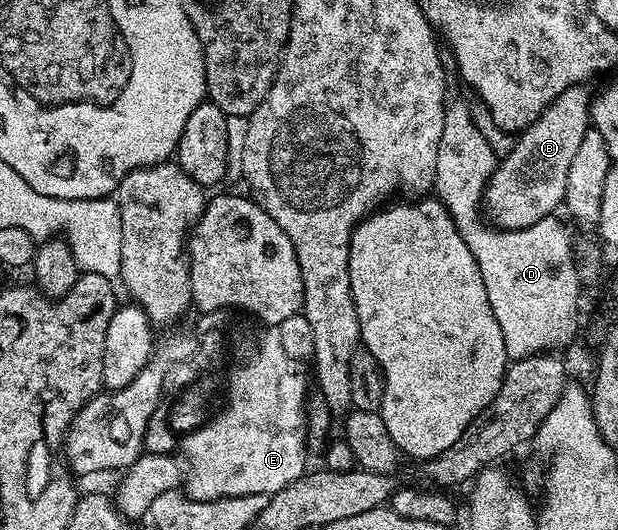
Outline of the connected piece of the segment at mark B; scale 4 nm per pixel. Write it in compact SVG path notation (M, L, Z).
M575 82L551 101L550 105L541 114L517 133L514 149L506 157L497 161L494 173L486 184L484 193L484 212L489 223L495 228L503 230L520 230L540 222L546 216L552 216L563 207L568 186L568 170L572 167L572 157L576 155L580 142L584 142L586 129L591 127L590 106L592 92Z

